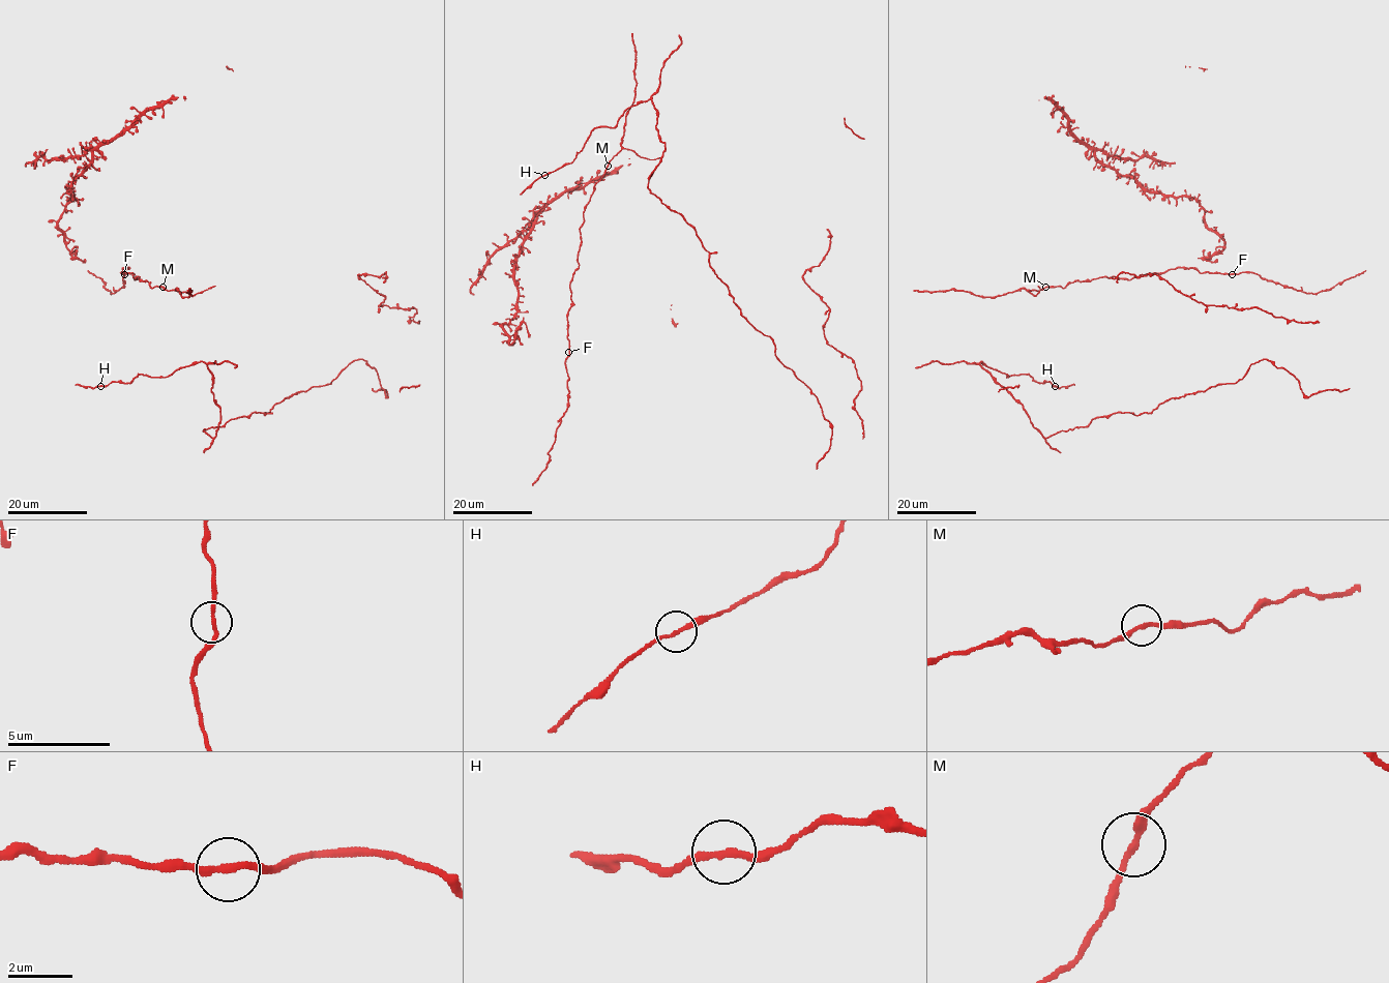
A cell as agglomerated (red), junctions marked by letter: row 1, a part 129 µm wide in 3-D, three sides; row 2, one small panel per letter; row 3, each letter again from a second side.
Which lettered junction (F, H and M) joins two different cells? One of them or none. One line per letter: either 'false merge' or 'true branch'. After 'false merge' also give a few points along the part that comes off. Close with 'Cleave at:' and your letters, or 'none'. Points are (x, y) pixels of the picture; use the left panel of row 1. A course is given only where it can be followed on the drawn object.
F: true branch
H: true branch
M: true branch
Cleave at: none

